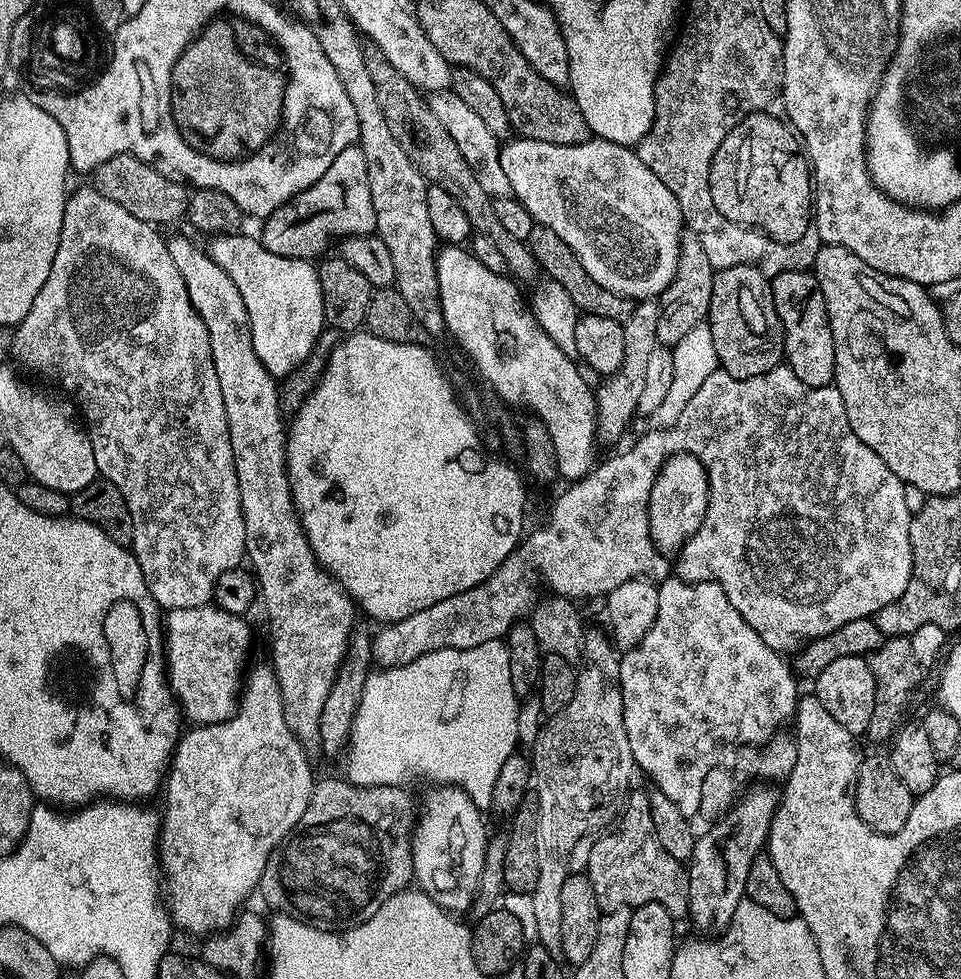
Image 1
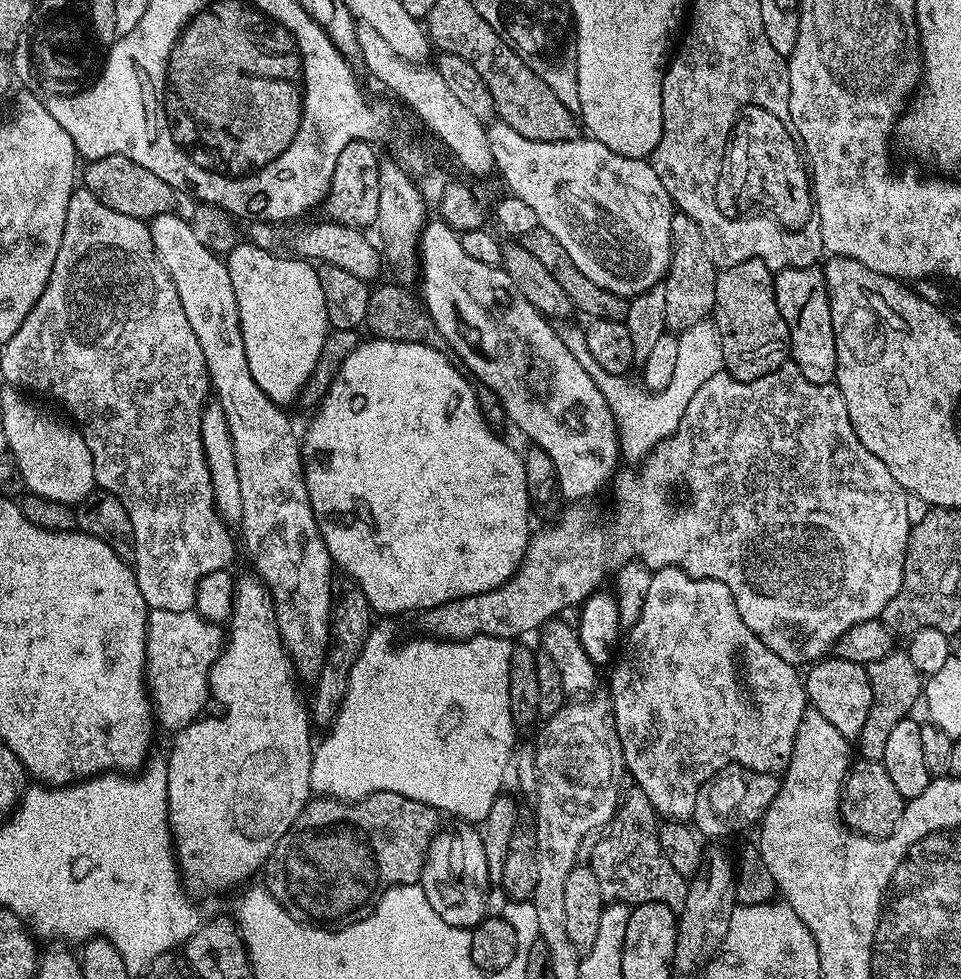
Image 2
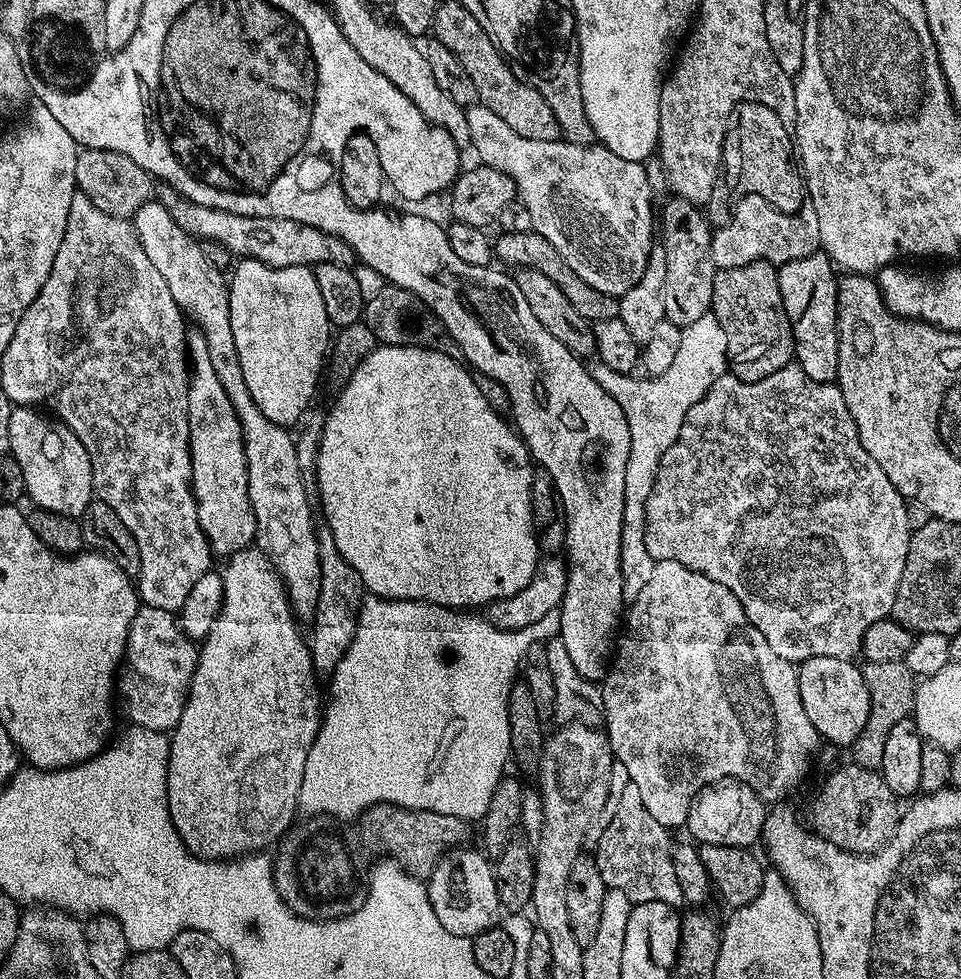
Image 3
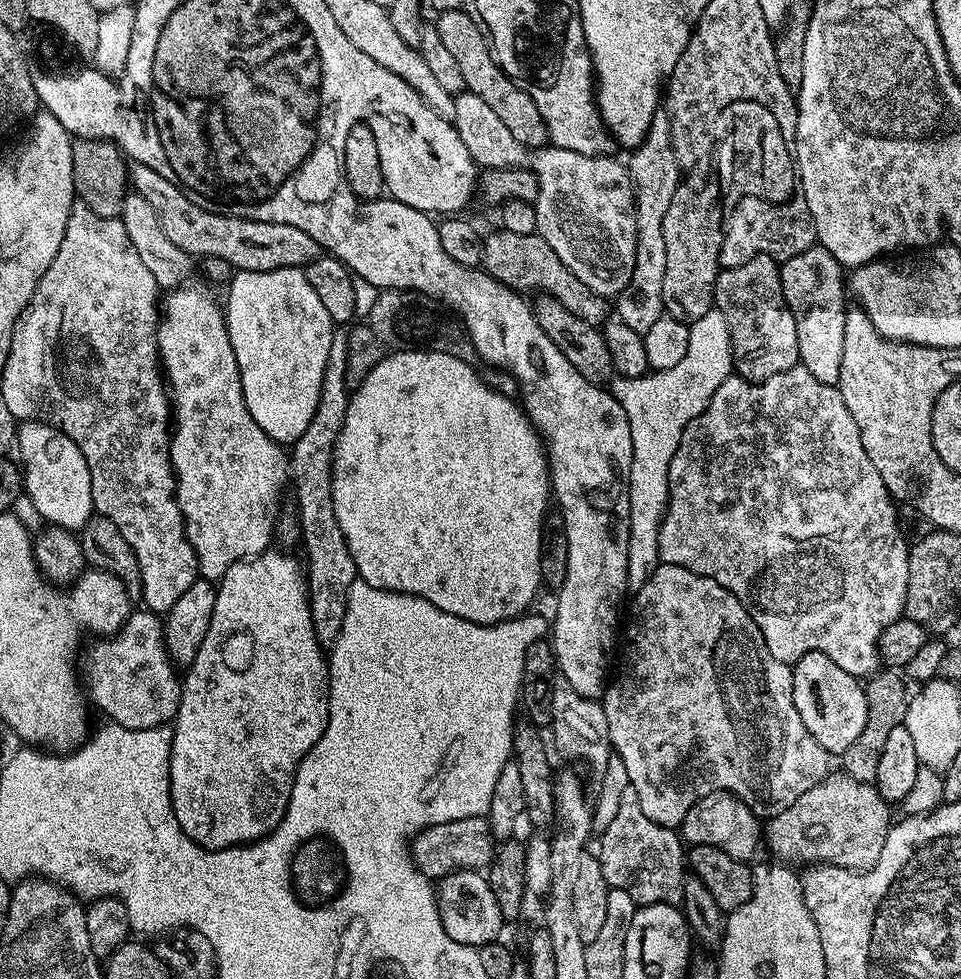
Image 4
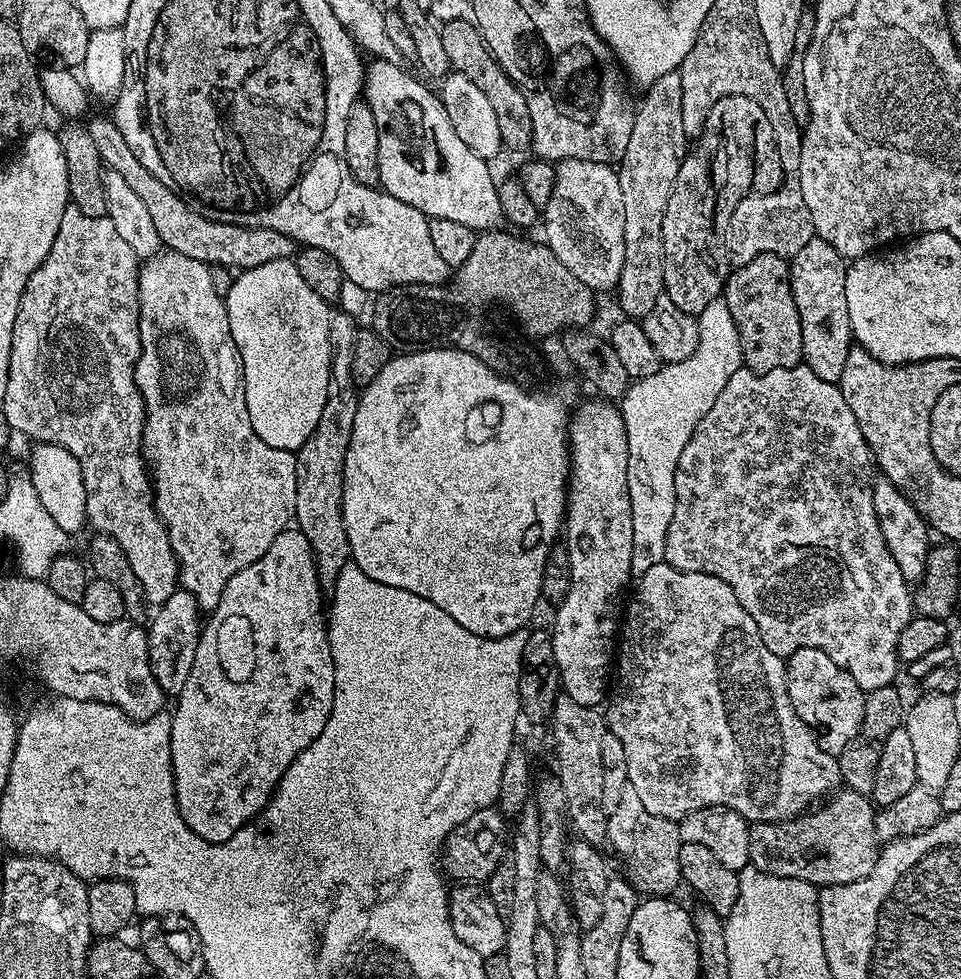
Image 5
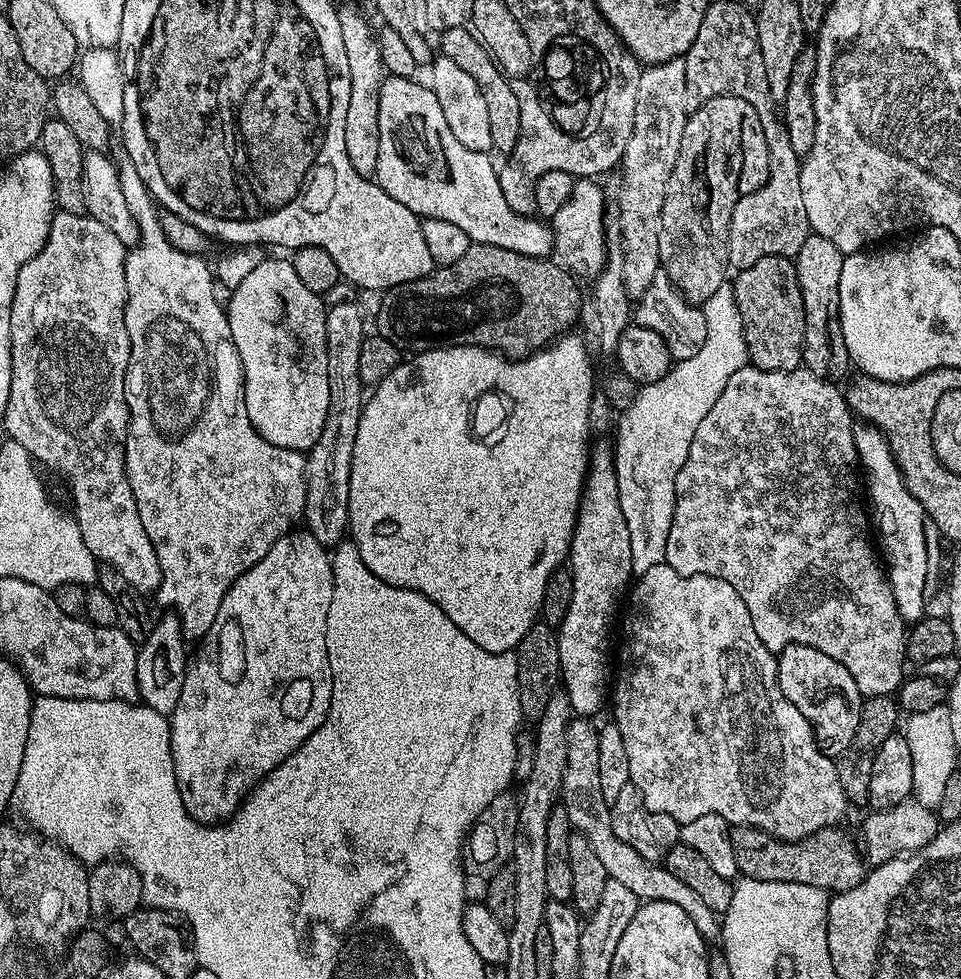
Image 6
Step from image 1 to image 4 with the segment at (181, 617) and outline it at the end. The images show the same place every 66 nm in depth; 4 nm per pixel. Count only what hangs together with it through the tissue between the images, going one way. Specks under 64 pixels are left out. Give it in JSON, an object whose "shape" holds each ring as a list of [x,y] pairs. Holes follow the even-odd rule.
{"shape":[[[151,610],[143,611],[133,611],[111,639],[97,639],[97,644],[88,652],[88,661],[82,664],[87,699],[95,707],[97,704],[102,711],[108,712],[107,719],[111,723],[130,730],[167,725],[175,721],[180,705],[182,680],[178,672],[176,676],[177,665],[168,655],[168,647],[164,644],[161,617]]]}

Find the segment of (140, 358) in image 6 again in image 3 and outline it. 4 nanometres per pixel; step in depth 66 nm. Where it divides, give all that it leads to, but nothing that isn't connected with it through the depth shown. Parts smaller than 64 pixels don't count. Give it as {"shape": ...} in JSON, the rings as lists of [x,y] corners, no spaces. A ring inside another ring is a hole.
{"shape":[[[198,330],[187,333],[190,357],[188,381],[188,441],[192,459],[192,493],[196,499],[198,522],[217,557],[227,558],[249,547],[256,538],[256,523],[248,497],[248,471],[244,435],[222,382],[214,374],[206,338]]]}

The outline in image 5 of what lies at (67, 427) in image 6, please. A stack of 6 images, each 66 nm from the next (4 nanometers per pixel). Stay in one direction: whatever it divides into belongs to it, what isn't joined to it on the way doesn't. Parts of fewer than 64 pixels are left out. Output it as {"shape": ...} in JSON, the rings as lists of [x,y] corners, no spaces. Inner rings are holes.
{"shape":[[[75,206],[68,207],[62,214],[62,226],[58,226],[58,238],[54,238],[54,246],[50,246],[50,254],[46,254],[46,258],[42,262],[42,266],[38,266],[38,270],[34,270],[34,274],[30,274],[30,282],[26,282],[26,290],[22,294],[22,302],[18,306],[18,318],[14,318],[14,334],[12,335],[12,349],[10,350],[10,366],[8,367],[8,377],[6,378],[6,394],[2,397],[2,415],[6,418],[9,429],[13,433],[21,432],[24,436],[29,436],[32,442],[41,444],[57,444],[66,450],[70,450],[70,454],[74,454],[74,458],[78,458],[78,466],[82,466],[82,478],[86,486],[86,514],[88,515],[87,523],[93,524],[96,527],[97,533],[114,538],[114,542],[118,542],[118,546],[122,546],[122,550],[126,554],[126,558],[130,562],[130,570],[134,570],[134,578],[138,578],[138,582],[144,591],[144,599],[149,605],[159,606],[166,602],[166,598],[170,598],[170,594],[174,594],[178,590],[178,581],[180,579],[180,565],[176,562],[176,555],[172,553],[172,547],[168,541],[168,532],[164,528],[164,524],[160,520],[160,515],[156,513],[154,507],[154,485],[150,479],[149,469],[146,467],[145,461],[142,459],[142,441],[144,439],[144,400],[140,396],[140,392],[136,388],[136,363],[140,357],[140,301],[136,290],[136,281],[140,279],[141,265],[138,263],[138,258],[134,254],[134,250],[130,250],[128,243],[123,240],[118,229],[114,227],[114,222],[110,222],[107,215],[91,216],[90,214],[82,214],[82,210],[78,210]]]}

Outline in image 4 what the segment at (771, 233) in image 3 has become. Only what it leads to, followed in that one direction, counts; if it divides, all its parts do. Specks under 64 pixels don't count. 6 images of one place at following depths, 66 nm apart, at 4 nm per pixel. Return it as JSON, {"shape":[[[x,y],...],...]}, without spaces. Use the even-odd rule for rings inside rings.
{"shape":[[[757,196],[737,201],[734,204],[736,216],[729,215],[726,220],[720,267],[742,266],[742,262],[750,262],[755,256],[773,256],[778,262],[783,262],[813,247],[817,243],[814,222],[807,208],[794,203],[771,204]]]}

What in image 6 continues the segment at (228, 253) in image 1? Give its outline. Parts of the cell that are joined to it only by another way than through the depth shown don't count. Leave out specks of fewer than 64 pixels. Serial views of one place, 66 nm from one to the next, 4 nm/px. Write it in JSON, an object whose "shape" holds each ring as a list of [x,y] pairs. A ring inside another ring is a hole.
{"shape":[[[264,258],[261,264],[254,267],[254,270],[251,270],[250,274],[243,279],[240,286],[232,289],[232,296],[226,305],[230,334],[234,338],[234,346],[238,350],[244,371],[246,414],[250,418],[254,430],[258,430],[258,434],[274,446],[302,453],[307,453],[308,449],[314,446],[314,442],[318,442],[318,438],[322,434],[322,426],[326,422],[326,414],[330,410],[330,378],[328,377],[328,363],[326,362],[326,318],[328,313],[326,304],[320,300],[323,300],[321,293],[306,290],[305,284],[298,279],[298,273],[294,270],[291,259],[270,260],[270,258]]]}

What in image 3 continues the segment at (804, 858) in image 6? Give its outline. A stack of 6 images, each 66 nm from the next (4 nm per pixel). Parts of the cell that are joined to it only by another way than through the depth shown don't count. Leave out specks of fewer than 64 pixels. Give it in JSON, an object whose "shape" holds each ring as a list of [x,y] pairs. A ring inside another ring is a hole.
{"shape":[[[851,762],[845,764],[845,768],[829,774],[828,781],[813,798],[807,823],[811,831],[834,846],[857,854],[872,854],[892,839],[900,824],[902,804],[877,769],[863,768]]]}

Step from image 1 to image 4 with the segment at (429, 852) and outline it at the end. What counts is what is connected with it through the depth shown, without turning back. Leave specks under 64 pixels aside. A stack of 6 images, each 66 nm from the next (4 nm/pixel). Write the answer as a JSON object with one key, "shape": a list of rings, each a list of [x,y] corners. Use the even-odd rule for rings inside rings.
{"shape":[[[483,871],[451,872],[439,881],[435,893],[440,921],[454,942],[479,949],[501,939],[500,931],[506,927],[506,921],[502,910],[498,910],[498,902],[494,902],[494,890],[490,890],[487,875]]]}

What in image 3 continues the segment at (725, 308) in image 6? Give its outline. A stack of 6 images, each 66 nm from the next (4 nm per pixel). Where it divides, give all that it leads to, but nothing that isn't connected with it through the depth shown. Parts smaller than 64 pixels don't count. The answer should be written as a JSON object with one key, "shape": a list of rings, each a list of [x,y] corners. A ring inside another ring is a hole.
{"shape":[[[712,311],[702,314],[702,318],[697,318],[695,322],[683,325],[678,355],[666,374],[641,378],[636,374],[615,372],[599,358],[589,359],[587,365],[594,382],[598,382],[598,386],[602,386],[602,390],[606,390],[610,398],[614,398],[619,411],[626,414],[626,422],[630,426],[630,459],[626,462],[626,502],[622,522],[620,569],[622,594],[625,601],[631,602],[638,598],[638,594],[642,594],[657,562],[644,541],[644,503],[650,498],[662,458],[680,436],[692,407],[708,393],[719,376],[729,371],[726,334],[722,334],[722,326],[718,326],[718,318]]]}

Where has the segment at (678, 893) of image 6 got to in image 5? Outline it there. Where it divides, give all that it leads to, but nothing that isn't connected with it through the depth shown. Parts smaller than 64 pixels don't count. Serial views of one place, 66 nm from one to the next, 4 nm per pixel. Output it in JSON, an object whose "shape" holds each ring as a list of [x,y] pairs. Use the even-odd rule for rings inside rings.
{"shape":[[[561,694],[556,697],[551,728],[557,758],[554,770],[565,791],[569,825],[582,840],[603,847],[607,843],[608,818],[602,810],[604,769],[600,755],[602,738],[608,733],[607,719],[599,709],[584,707]]]}

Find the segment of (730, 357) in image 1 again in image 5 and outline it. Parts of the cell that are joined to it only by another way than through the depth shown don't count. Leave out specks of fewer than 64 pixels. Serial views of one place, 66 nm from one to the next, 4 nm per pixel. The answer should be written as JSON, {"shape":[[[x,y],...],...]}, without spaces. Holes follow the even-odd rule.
{"shape":[[[758,254],[758,258],[750,258],[750,262],[733,267],[728,274],[728,281],[724,283],[724,291],[722,299],[726,302],[726,306],[730,306],[730,314],[734,318],[734,326],[738,330],[738,338],[740,339],[740,359],[743,367],[750,369],[752,372],[769,372],[770,370],[778,370],[779,368],[795,368],[804,359],[804,351],[802,350],[802,322],[798,318],[798,306],[794,306],[794,294],[790,286],[790,264],[787,259],[778,254]]]}

